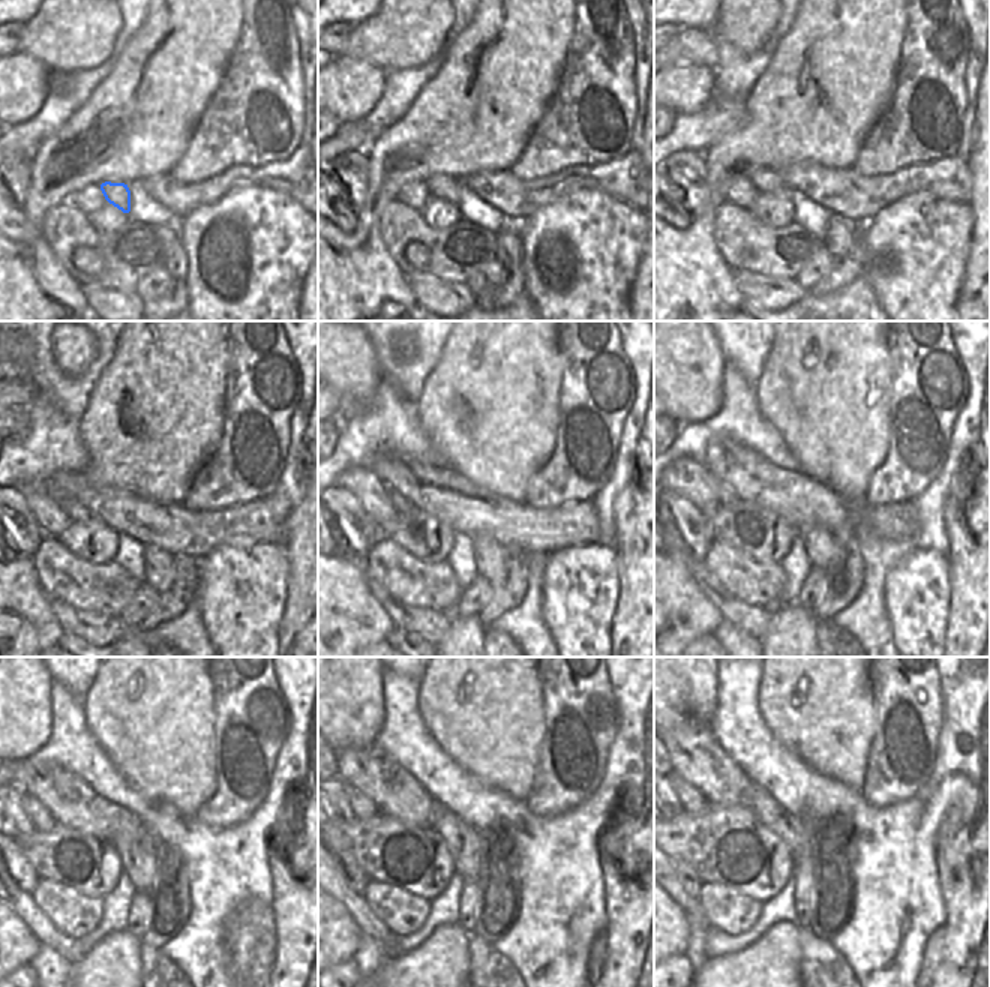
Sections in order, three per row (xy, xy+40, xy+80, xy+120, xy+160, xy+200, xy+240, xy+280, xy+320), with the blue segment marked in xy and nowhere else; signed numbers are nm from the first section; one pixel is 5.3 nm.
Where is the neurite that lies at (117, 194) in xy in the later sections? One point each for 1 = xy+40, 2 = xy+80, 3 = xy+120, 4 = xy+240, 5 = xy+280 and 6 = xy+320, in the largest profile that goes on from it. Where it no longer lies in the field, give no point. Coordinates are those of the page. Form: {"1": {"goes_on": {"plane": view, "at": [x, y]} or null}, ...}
{"1": {"goes_on": {"plane": "xy+40", "at": [441, 186]}}, "2": {"goes_on": {"plane": "xy+80", "at": [765, 180]}}, "3": {"goes_on": {"plane": "xy+120", "at": [78, 513]}}, "4": {"goes_on": {"plane": "xy+240", "at": [35, 810]}}, "5": {"goes_on": {"plane": "xy+280", "at": [362, 806]}}, "6": {"goes_on": {"plane": "xy+320", "at": [692, 801]}}}

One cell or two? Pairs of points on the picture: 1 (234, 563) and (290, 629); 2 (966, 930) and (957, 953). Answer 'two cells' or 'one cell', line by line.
1: two cells
2: one cell

